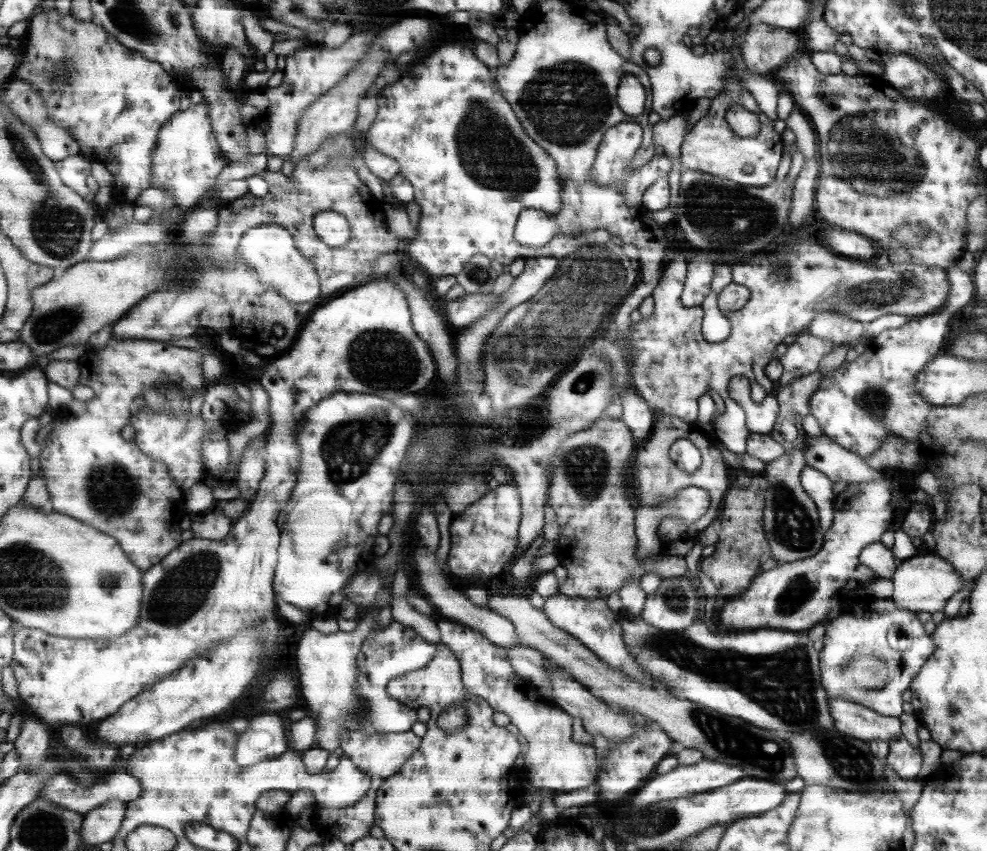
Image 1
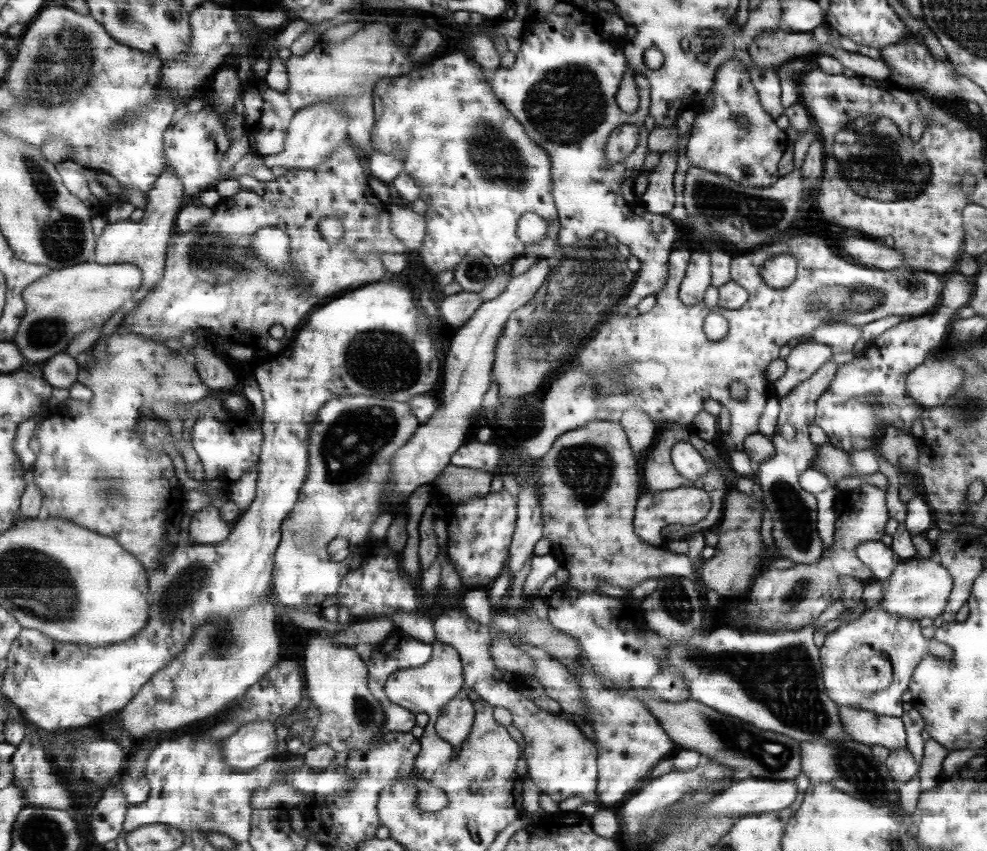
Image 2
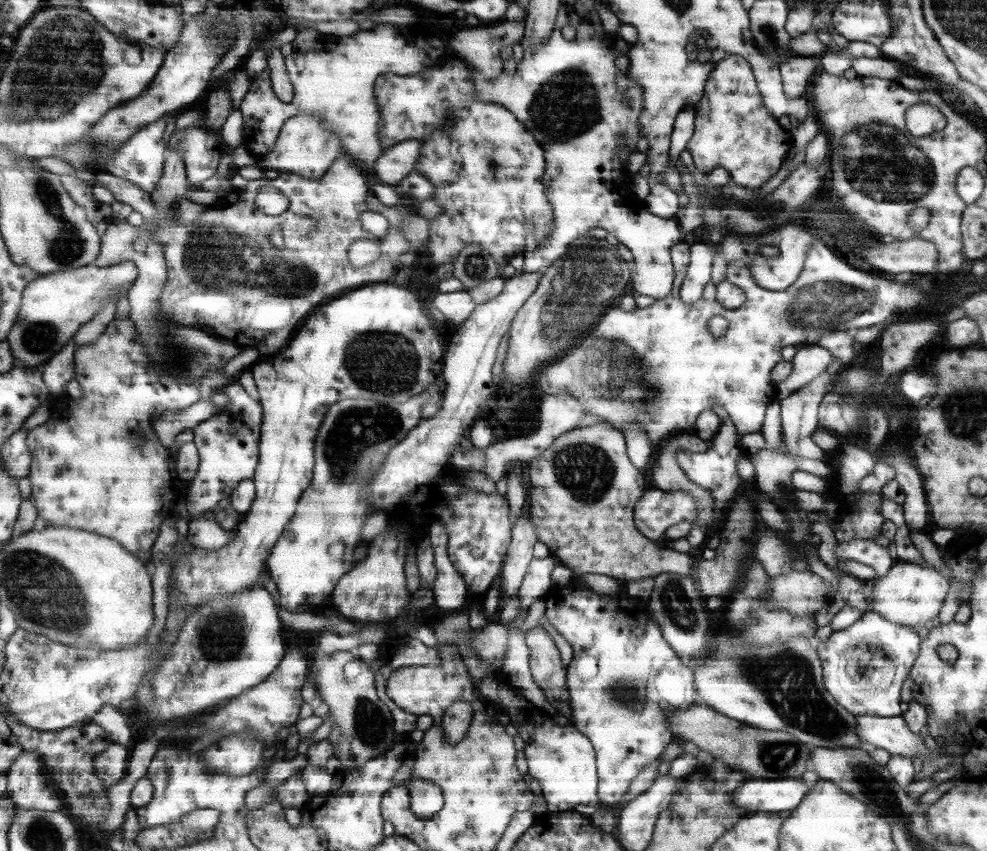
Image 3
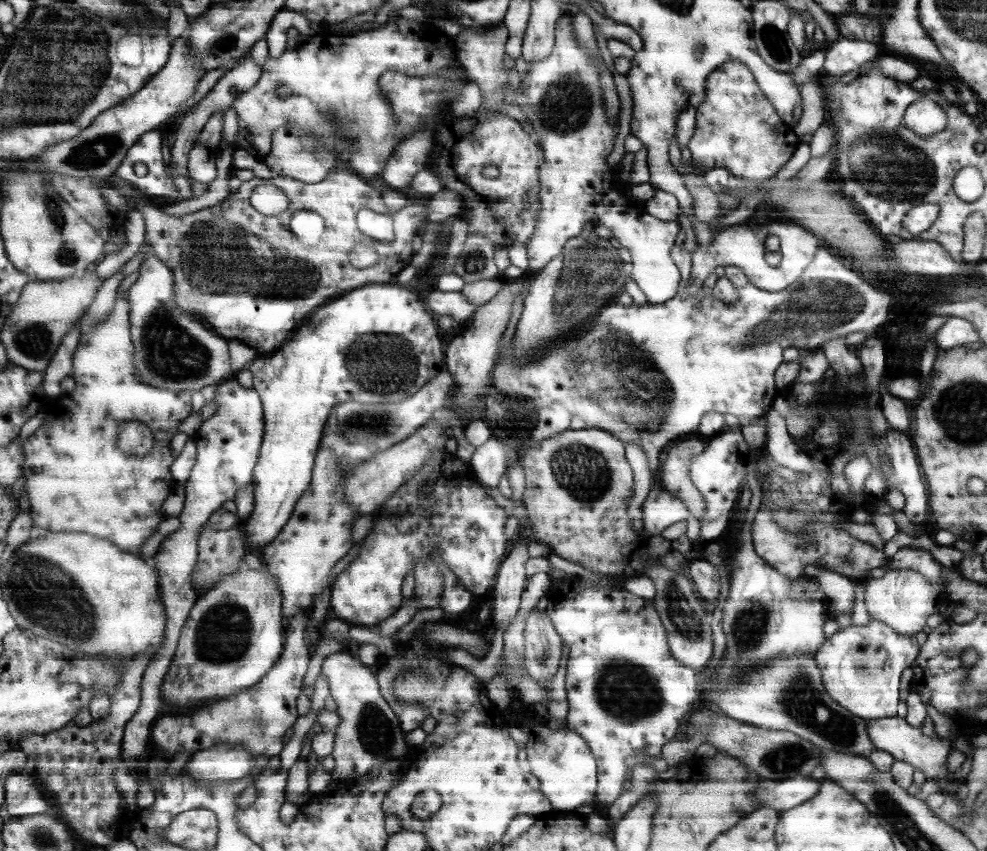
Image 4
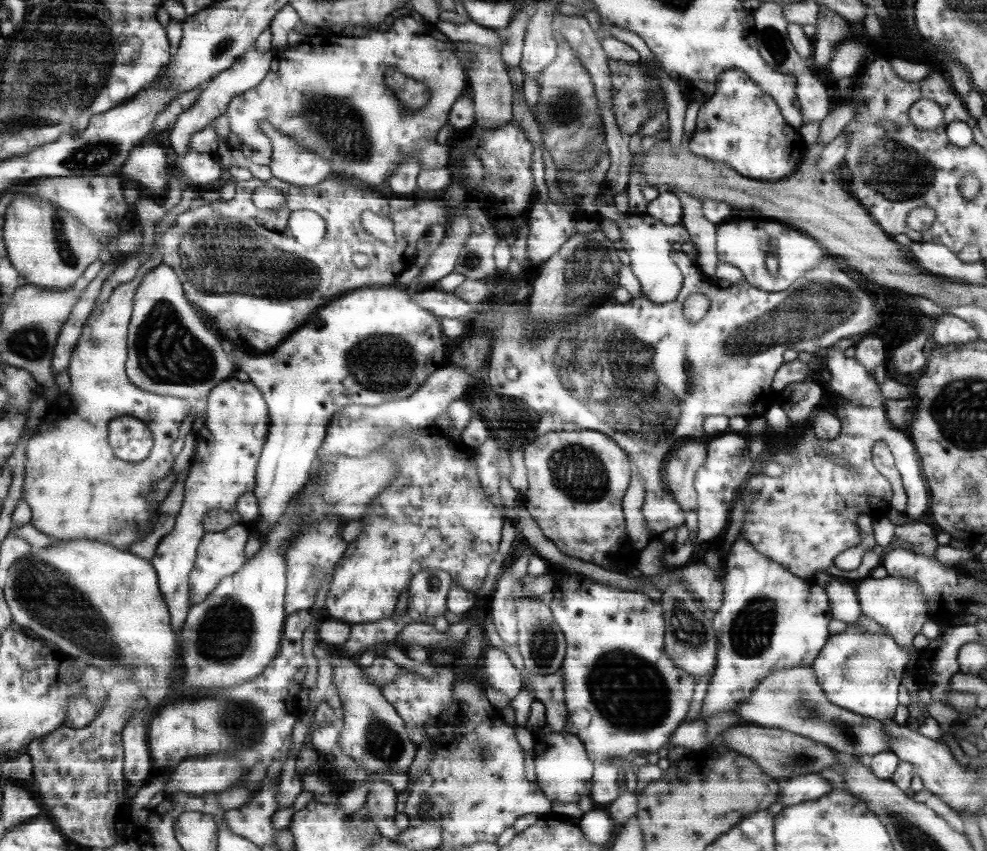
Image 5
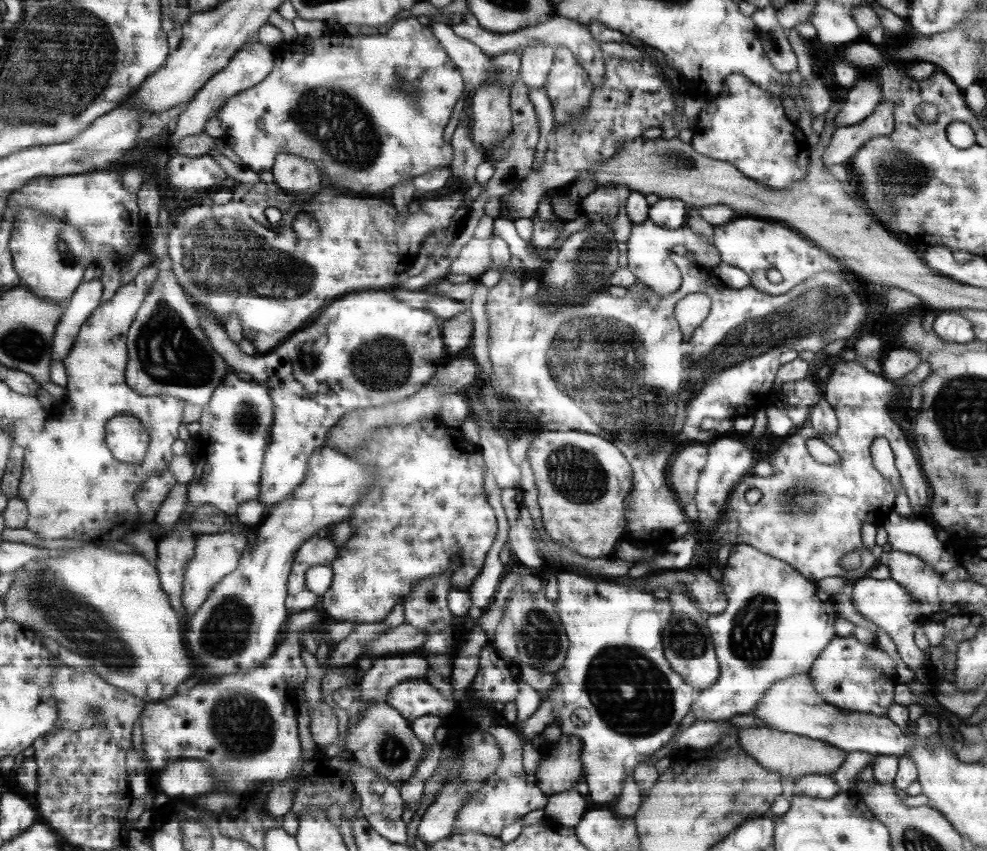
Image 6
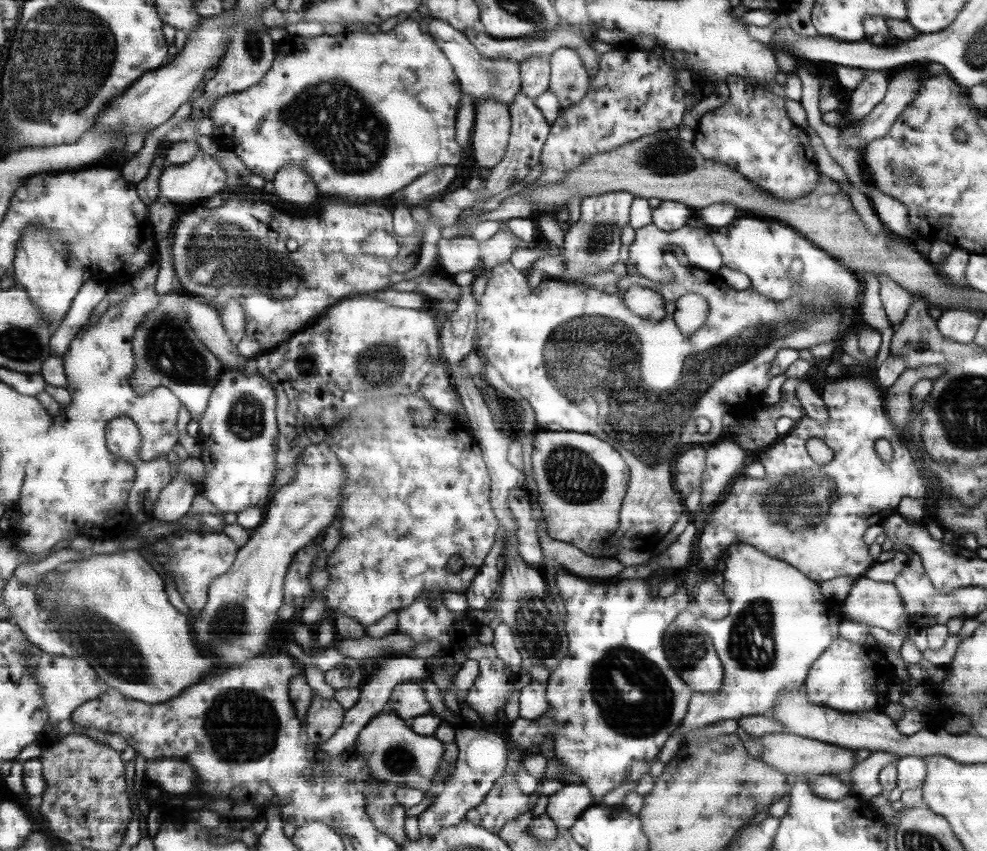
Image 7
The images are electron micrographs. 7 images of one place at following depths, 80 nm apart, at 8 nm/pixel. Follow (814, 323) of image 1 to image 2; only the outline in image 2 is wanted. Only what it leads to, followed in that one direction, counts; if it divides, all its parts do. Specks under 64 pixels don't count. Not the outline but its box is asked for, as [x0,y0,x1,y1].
[813,321,861,353]

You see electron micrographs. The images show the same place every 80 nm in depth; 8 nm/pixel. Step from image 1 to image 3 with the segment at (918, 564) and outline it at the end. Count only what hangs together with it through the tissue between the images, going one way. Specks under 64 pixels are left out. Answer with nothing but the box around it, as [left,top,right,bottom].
[867,561,951,628]

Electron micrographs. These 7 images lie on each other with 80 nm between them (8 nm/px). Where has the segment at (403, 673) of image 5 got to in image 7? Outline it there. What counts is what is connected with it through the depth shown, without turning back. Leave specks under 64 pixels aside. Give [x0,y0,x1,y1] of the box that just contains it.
[385,682,432,722]

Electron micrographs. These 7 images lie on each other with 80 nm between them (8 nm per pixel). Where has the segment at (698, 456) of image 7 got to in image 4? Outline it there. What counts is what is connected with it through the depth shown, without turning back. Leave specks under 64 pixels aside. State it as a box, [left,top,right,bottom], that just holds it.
[656,440,705,522]

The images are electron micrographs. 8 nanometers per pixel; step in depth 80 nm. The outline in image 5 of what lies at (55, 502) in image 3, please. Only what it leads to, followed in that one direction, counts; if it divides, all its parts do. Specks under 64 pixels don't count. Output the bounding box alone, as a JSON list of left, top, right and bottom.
[23,256,193,551]

